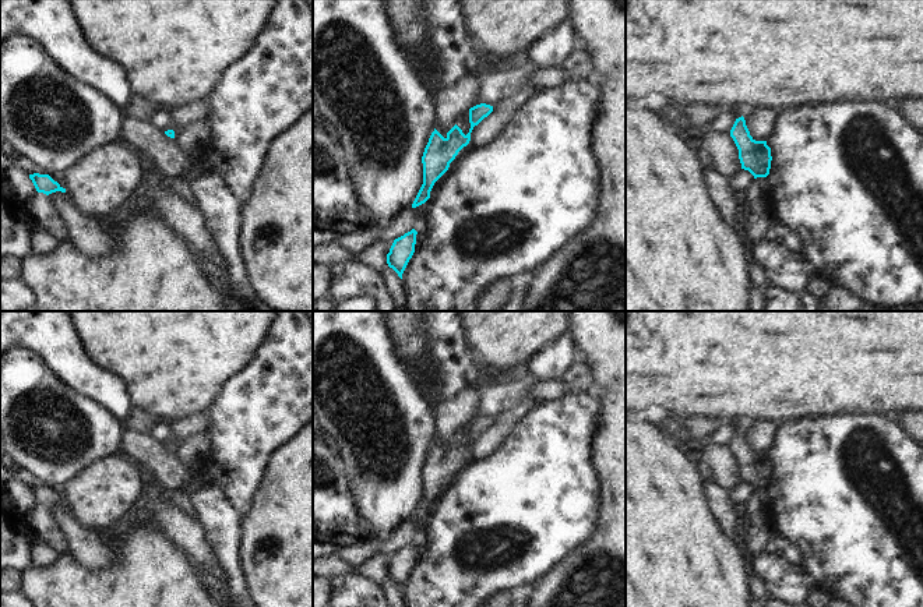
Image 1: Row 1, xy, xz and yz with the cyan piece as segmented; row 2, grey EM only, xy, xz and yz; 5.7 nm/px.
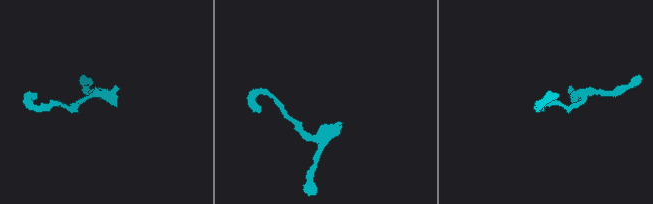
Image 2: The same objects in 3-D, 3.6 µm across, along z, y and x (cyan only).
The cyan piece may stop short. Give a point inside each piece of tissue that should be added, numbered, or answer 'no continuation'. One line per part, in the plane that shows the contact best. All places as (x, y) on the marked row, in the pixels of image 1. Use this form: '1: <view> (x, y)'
1: xy (39, 207)

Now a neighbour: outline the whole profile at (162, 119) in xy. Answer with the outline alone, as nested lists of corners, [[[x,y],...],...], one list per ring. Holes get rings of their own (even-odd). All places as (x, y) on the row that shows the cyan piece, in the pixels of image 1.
[[[168,109],[158,110],[152,116],[151,123],[152,123],[152,126],[155,126],[161,131],[173,130],[175,137],[177,137],[177,134],[184,130],[184,127],[182,127],[179,123],[173,121],[170,110],[168,110]]]

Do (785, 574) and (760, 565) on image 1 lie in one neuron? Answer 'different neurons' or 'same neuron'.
same neuron

